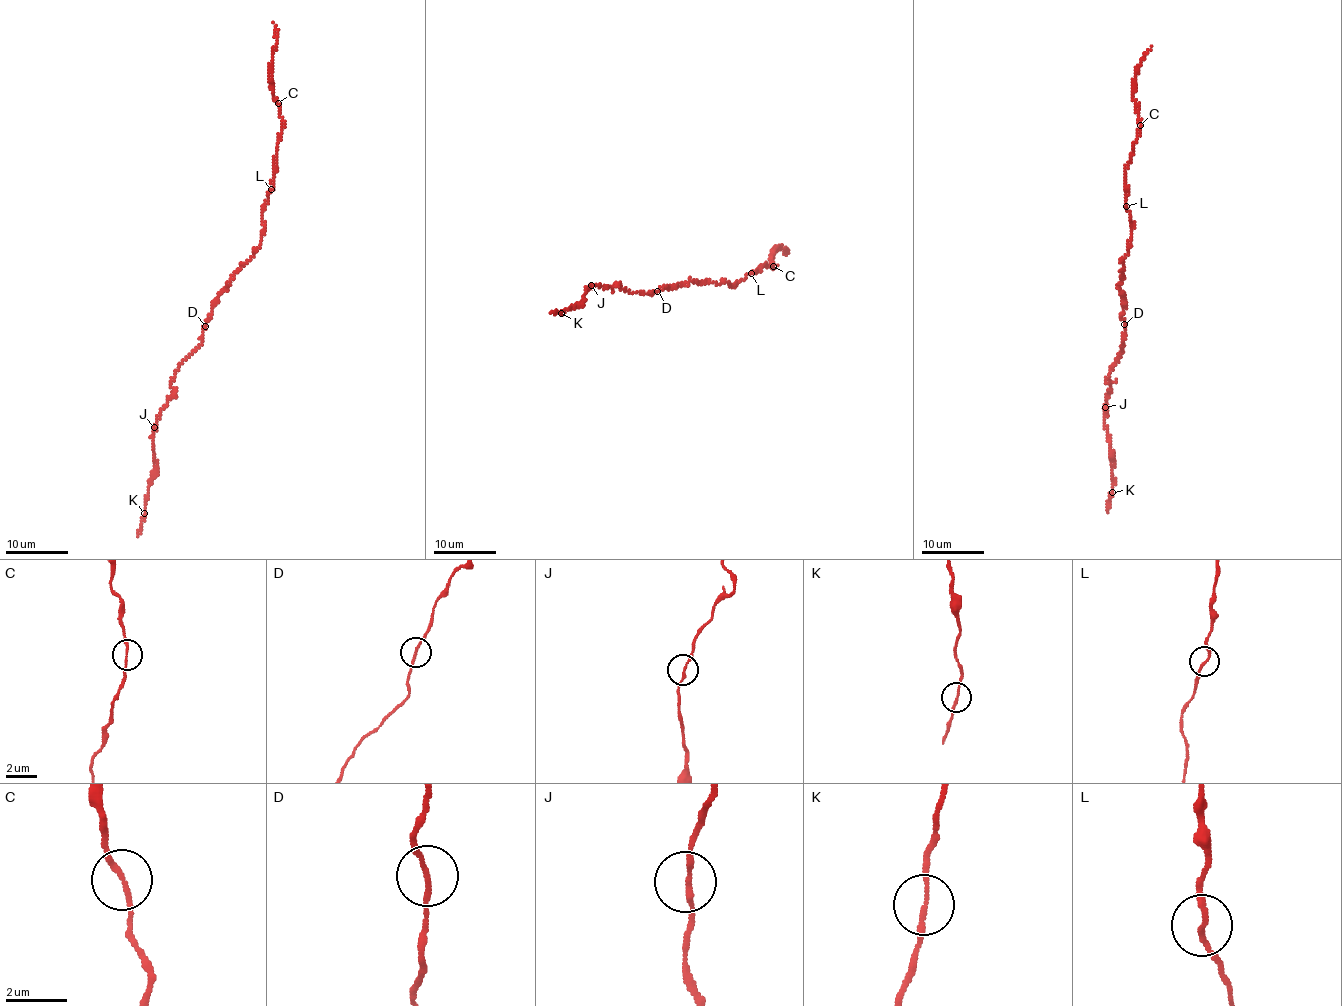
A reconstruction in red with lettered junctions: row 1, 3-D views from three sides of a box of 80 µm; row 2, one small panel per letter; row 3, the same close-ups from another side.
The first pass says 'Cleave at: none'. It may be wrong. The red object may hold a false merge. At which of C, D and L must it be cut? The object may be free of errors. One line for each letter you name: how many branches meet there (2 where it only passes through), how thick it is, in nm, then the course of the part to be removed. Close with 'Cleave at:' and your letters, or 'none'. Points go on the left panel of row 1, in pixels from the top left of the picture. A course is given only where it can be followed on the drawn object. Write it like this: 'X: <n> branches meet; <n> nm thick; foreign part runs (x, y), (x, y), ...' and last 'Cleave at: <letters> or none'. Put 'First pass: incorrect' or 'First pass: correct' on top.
First pass: correct
Cleave at: none

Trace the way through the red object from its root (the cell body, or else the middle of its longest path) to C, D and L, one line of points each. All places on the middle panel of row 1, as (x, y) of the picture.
C: (692, 280), (717, 284), (726, 281), (734, 286), (765, 263), (768, 267), (775, 266), (772, 268), (773, 266)
D: (692, 280), (657, 290)
L: (692, 280), (717, 284), (726, 281), (731, 287), (751, 272)

